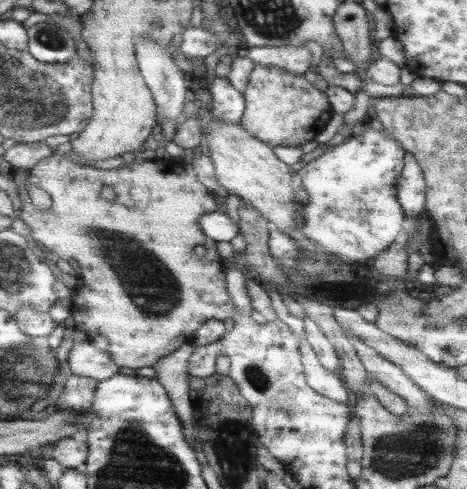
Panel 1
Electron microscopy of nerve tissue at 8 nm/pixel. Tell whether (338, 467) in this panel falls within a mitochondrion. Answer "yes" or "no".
no

